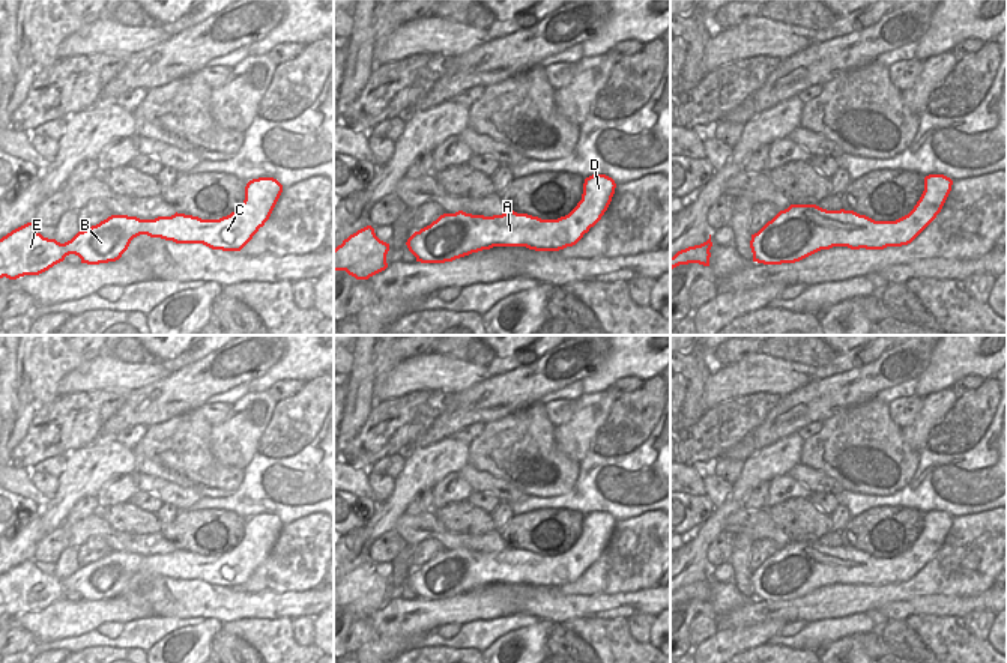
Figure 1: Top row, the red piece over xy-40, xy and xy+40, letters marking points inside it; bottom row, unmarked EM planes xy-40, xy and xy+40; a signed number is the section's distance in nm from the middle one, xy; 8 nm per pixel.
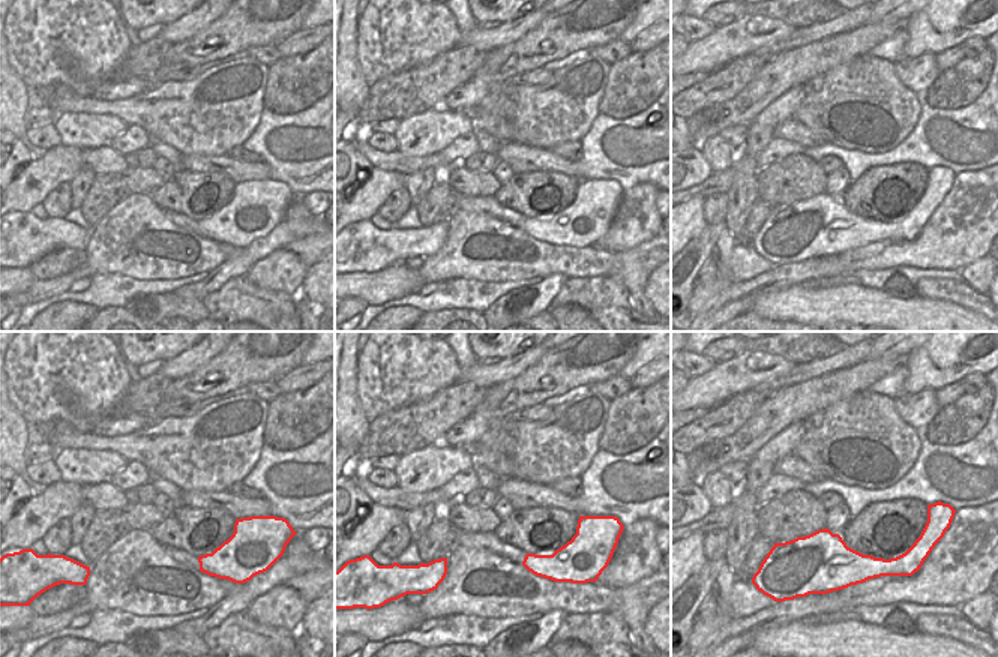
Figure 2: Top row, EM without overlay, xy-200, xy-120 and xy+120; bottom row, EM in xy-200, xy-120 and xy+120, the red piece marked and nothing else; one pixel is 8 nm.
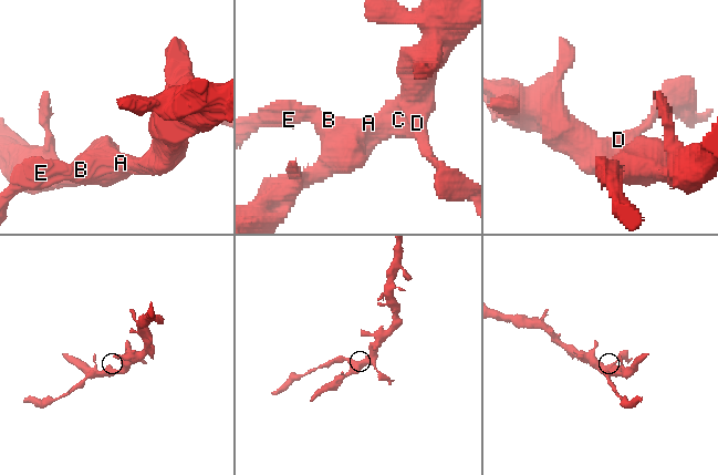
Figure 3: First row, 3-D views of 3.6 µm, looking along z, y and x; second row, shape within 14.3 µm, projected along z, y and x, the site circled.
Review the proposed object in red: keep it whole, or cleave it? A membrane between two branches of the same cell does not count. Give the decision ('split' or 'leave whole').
leave whole

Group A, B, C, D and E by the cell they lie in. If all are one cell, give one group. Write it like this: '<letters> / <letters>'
A B C D E

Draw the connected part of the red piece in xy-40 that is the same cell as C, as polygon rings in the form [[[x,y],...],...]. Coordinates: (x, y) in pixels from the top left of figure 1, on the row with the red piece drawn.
[[[274,177],[253,179],[245,186],[239,209],[219,219],[174,213],[155,219],[111,215],[96,226],[80,230],[71,241],[60,244],[44,238],[33,223],[27,223],[0,239],[0,278],[17,280],[39,275],[75,254],[81,263],[116,262],[140,235],[176,244],[203,244],[212,250],[240,251],[269,219],[283,185]]]

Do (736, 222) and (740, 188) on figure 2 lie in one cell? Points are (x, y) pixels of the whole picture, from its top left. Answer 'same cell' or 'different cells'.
same cell

